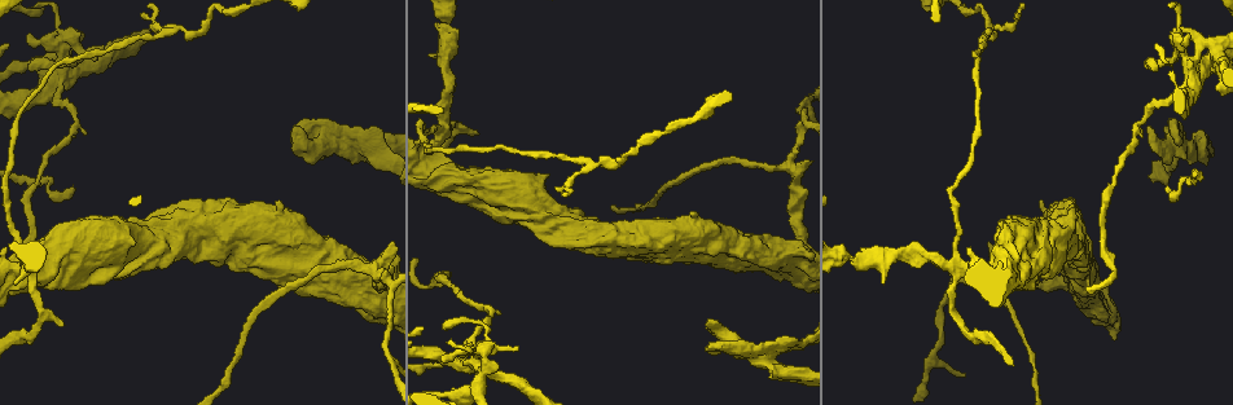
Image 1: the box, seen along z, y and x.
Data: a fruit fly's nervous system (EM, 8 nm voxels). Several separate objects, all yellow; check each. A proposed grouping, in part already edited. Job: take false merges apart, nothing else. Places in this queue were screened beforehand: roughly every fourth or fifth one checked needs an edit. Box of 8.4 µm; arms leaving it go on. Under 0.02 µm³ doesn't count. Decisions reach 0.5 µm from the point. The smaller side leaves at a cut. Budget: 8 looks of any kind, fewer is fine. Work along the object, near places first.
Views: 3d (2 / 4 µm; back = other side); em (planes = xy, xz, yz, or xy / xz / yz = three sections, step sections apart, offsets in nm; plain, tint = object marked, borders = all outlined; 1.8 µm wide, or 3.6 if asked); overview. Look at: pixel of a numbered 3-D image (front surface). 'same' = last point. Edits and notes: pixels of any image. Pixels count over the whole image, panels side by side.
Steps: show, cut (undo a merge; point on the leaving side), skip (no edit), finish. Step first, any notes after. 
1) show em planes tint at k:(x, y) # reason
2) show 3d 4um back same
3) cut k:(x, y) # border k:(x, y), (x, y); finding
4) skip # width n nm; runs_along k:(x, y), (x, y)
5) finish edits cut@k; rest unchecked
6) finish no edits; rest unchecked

show em 3.6um xy step 16 tint at 1:(345, 146) # looks like a crossing

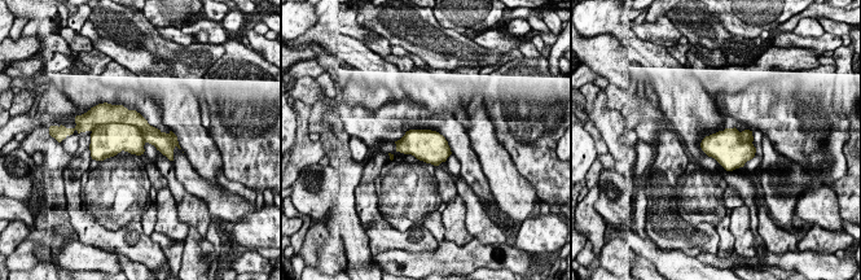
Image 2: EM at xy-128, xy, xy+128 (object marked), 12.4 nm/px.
show em 3.6um planes tint same # cut it another way

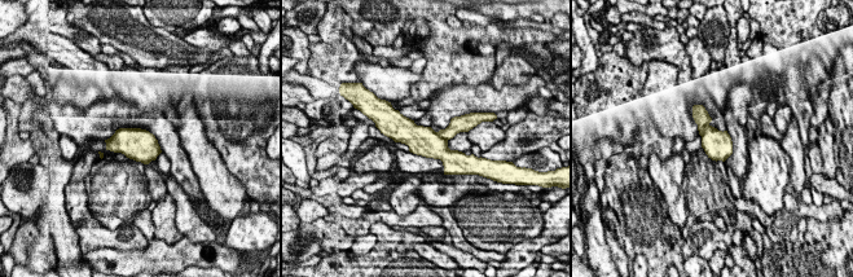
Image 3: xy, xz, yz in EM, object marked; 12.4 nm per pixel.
cut 3:(700, 115) # width 360 nm; a second neuron is stuck on

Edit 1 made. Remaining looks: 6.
show overview # see it whole again

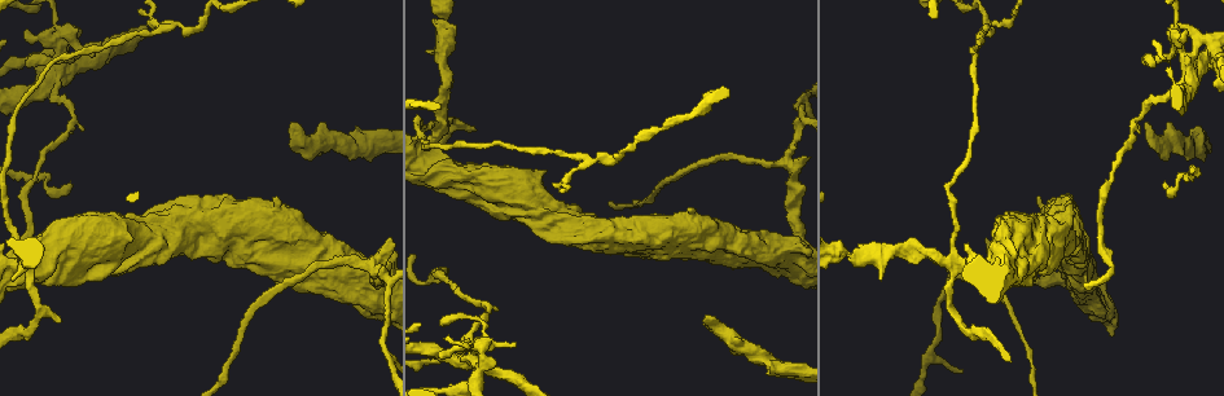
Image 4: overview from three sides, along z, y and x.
show em 3.6um yz step 8 plain at 4:(349, 288) # calibre changes

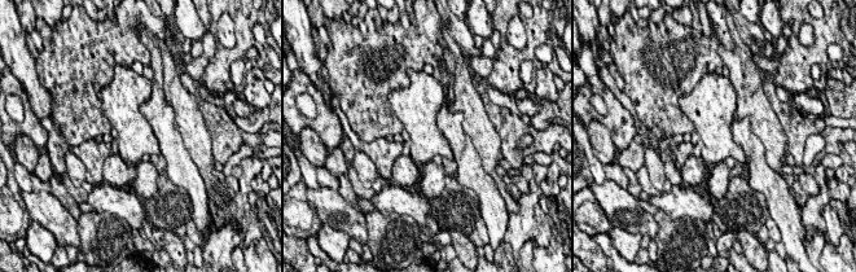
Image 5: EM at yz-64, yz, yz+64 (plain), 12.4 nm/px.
show em 3.6um yz step 8 tint same

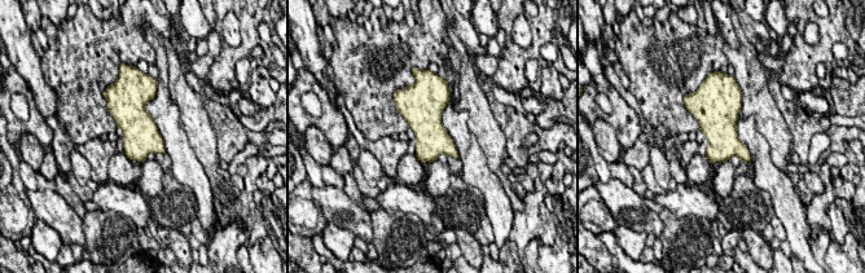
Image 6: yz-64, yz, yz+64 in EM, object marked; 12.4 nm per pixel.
skip # continuous, no second neuron

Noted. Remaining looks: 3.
show 3d 4um at 4:(956, 256) # four or more arms meet

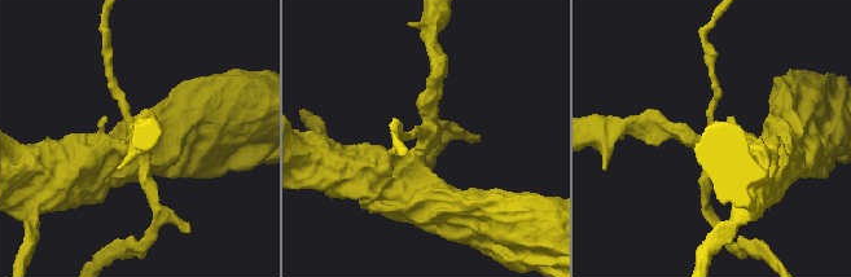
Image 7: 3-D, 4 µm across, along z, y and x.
show em xz step 8 tint at 7:(425, 136) # arms 4

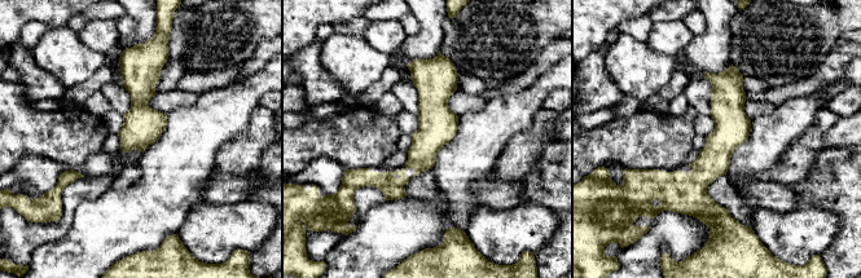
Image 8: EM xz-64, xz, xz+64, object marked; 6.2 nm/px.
show em planes tint same # another direction

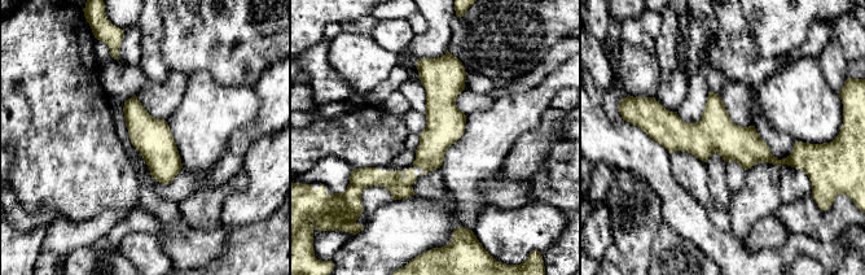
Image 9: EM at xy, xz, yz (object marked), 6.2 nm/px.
skip # width 240 nm; runs_along 9:(648, 129), (724, 136), (777, 161), (802, 149); all the same neuron

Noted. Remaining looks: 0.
finish edits cut@3; rest unchecked

